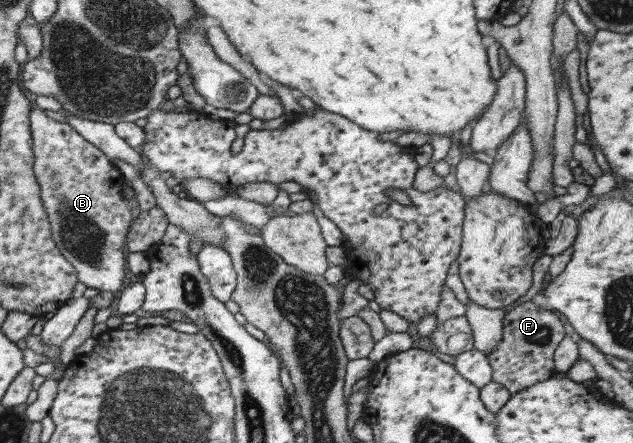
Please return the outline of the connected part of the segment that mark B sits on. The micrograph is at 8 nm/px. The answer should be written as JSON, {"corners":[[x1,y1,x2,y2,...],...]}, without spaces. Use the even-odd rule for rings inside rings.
{"corners":[[43,110,29,112,32,173,50,224,51,238,76,272,78,282,98,291,115,292,124,280,122,254,130,227,130,210,120,195,126,182,108,157,84,140,69,124,50,119]]}

